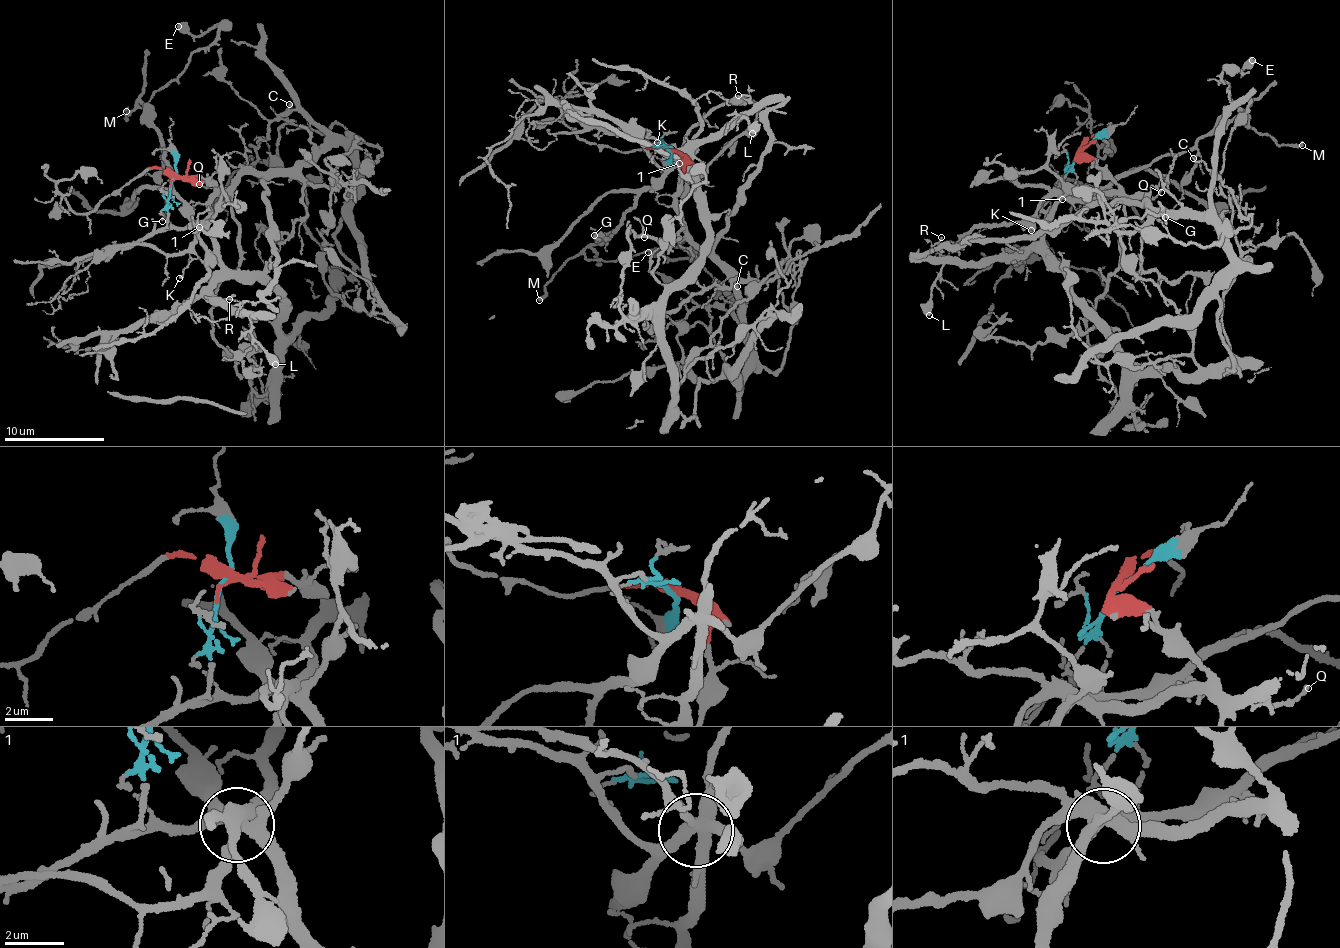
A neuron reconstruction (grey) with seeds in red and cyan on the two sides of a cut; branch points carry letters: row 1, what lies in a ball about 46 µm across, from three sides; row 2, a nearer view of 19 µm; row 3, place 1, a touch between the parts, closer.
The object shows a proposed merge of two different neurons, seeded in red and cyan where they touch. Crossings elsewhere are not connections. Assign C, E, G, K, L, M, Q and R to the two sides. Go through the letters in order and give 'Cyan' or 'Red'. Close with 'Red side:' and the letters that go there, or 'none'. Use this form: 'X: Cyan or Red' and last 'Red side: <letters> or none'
C: Red
E: Cyan
G: Cyan
K: Red
L: Cyan
M: Cyan
Q: Red
R: Red
Red side: C, K, Q, R

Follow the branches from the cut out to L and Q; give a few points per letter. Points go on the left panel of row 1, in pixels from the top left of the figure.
L: (172, 180), (160, 213), (177, 226), (204, 227), (220, 269), (212, 289), (248, 316), (253, 337), (275, 365)
Q: (171, 181), (184, 177), (205, 180), (209, 177), (215, 185), (226, 189), (233, 186), (230, 189), (198, 183)

